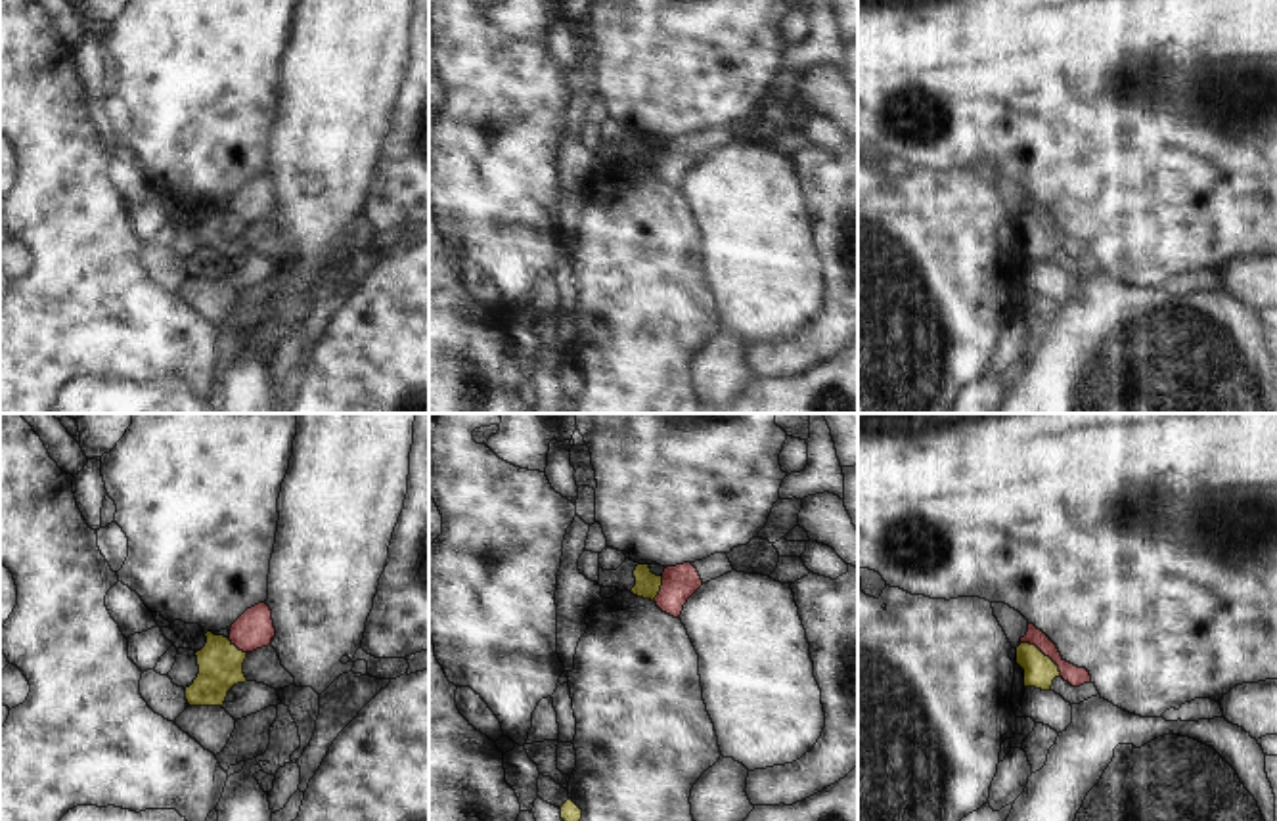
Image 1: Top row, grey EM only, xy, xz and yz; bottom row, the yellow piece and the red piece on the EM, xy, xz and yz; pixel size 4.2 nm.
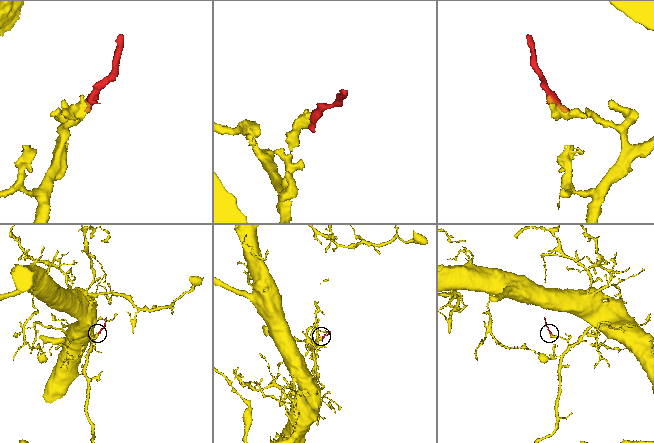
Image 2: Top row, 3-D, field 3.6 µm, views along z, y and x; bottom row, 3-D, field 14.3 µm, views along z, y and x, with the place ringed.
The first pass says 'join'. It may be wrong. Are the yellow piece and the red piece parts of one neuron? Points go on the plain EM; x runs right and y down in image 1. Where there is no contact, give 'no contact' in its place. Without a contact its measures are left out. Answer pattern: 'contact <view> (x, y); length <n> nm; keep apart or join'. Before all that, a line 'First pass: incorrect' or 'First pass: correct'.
First pass: incorrect
contact yz (1042, 224); length 220 nm; keep apart

